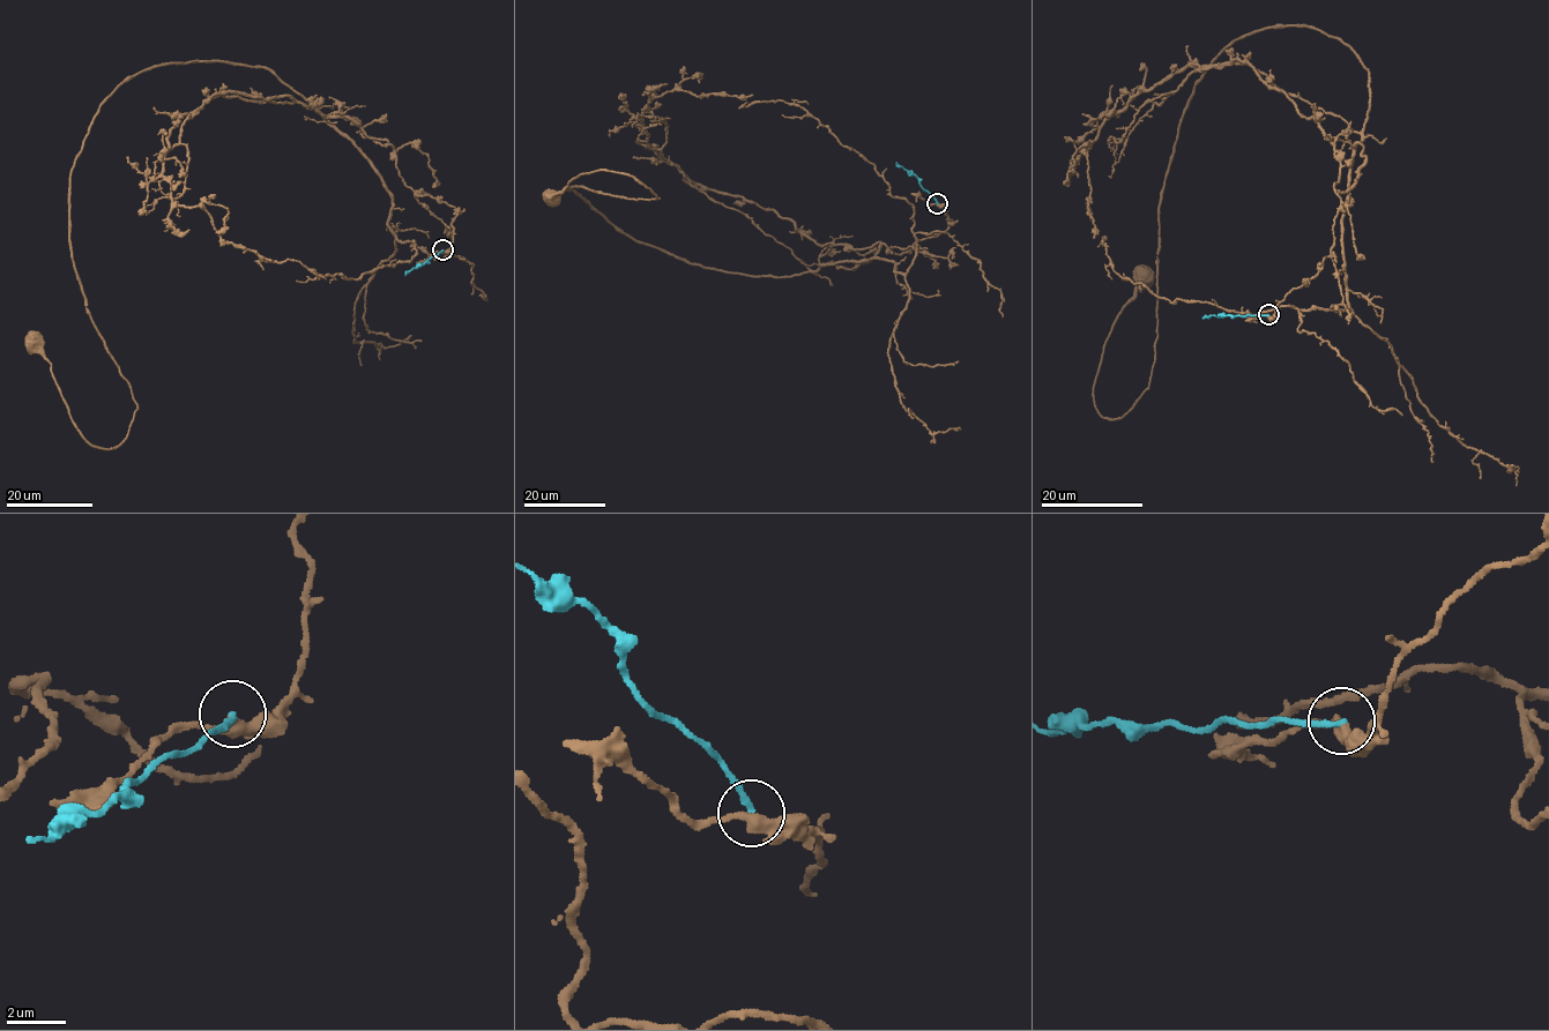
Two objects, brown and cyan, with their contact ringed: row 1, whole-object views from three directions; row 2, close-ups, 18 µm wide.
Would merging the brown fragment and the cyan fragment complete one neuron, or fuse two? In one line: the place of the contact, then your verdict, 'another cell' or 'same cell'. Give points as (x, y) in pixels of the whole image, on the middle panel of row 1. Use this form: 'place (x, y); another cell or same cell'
place (937, 203); another cell

